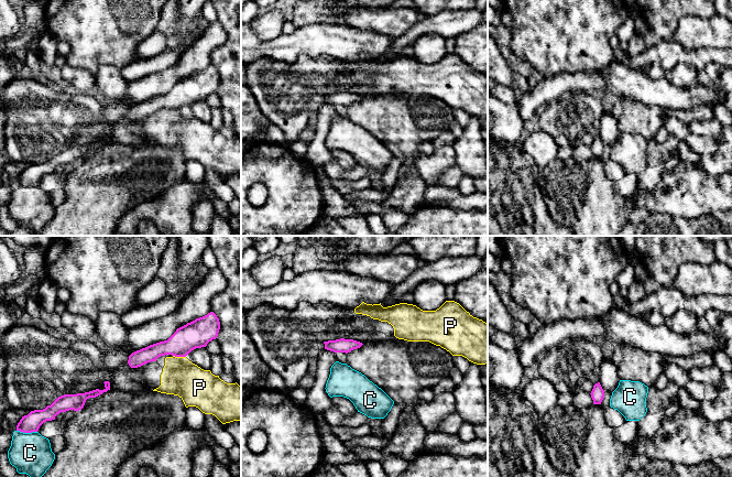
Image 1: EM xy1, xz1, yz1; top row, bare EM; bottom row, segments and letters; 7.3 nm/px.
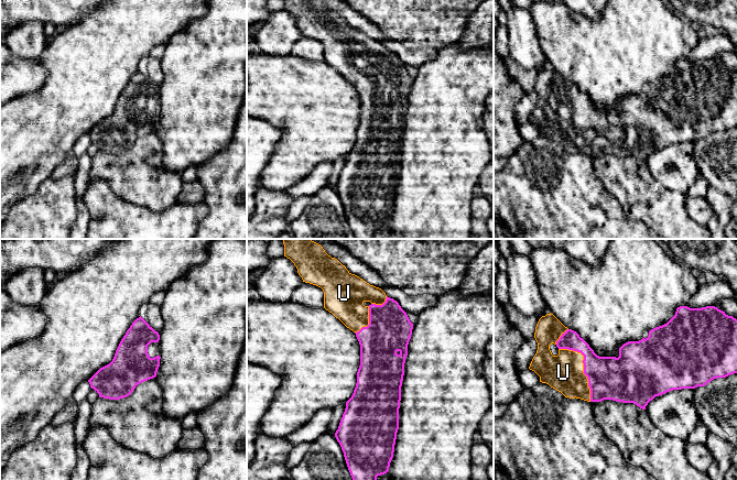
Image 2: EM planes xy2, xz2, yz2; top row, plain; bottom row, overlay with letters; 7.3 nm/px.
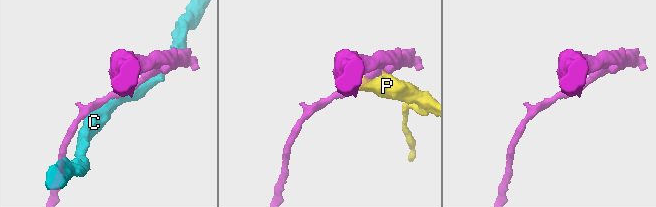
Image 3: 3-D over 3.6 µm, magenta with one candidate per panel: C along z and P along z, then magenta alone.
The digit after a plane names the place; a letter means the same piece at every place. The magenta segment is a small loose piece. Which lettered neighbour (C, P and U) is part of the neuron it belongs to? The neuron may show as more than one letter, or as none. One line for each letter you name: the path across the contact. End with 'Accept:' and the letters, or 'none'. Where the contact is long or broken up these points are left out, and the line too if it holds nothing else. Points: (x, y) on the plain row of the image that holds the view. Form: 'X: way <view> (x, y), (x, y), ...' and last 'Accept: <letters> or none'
Accept: U

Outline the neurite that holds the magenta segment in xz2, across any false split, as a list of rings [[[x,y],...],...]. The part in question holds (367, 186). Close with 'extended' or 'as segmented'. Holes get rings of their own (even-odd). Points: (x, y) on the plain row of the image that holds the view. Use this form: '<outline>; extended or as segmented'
[[[284,0],[284,10],[297,22],[303,35],[321,41],[324,45],[324,62],[338,72],[356,87],[360,98],[360,119],[357,137],[340,173],[335,190],[339,196],[355,239],[376,239],[377,230],[389,225],[393,211],[397,186],[399,183],[399,162],[404,117],[413,77],[399,56],[386,46],[351,28],[337,12],[328,9],[323,0]]]; extended

